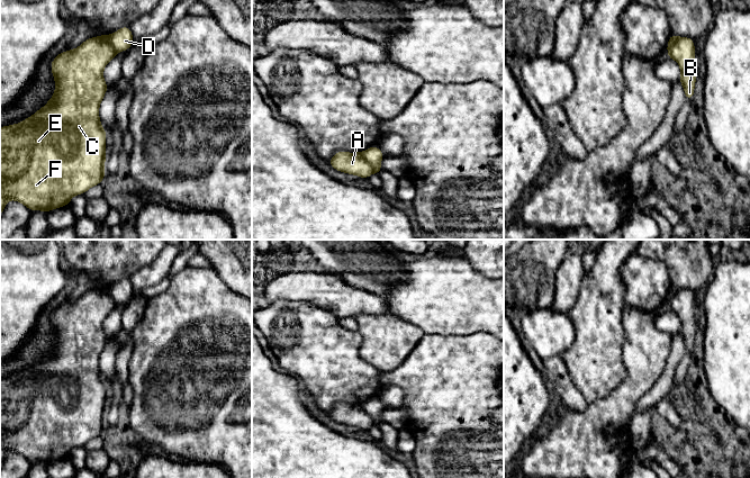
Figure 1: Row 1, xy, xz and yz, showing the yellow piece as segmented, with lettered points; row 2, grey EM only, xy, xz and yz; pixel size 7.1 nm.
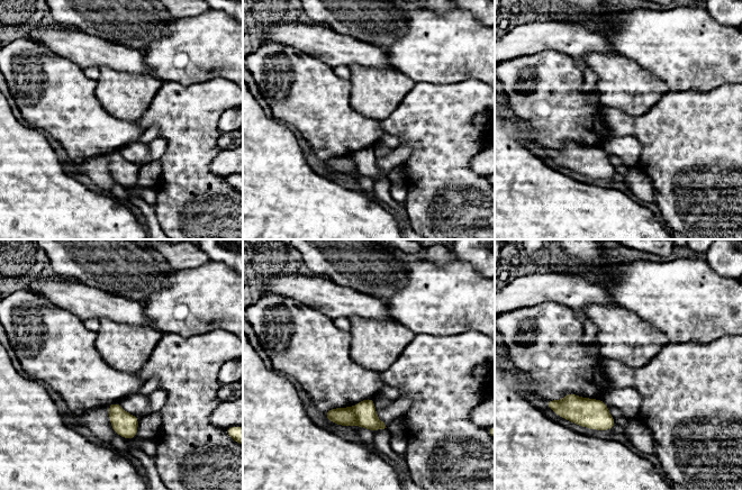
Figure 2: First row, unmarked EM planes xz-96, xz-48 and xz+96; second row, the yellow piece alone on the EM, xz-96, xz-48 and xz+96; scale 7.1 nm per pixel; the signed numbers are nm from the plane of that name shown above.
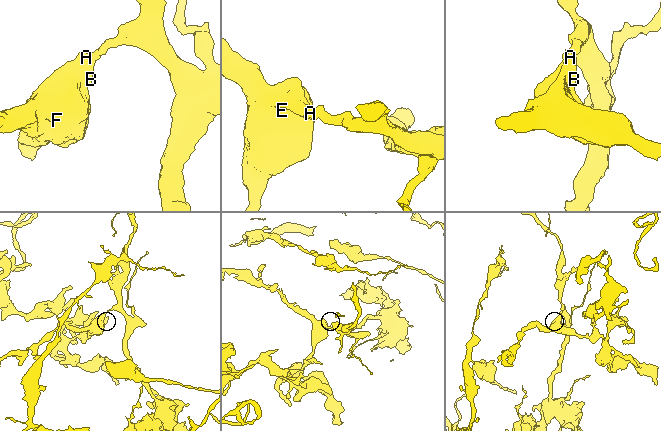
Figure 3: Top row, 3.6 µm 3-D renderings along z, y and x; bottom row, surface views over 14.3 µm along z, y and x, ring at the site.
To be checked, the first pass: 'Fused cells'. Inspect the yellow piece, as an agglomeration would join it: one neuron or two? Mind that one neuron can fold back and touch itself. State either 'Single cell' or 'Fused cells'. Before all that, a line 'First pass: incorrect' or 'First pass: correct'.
First pass: correct
Fused cells

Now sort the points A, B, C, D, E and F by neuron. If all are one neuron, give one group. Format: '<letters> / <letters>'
A B C E F / D

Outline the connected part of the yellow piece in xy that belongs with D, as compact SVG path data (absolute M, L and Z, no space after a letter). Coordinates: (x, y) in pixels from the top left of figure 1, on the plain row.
M123 278L109 287L109 292L117 305L129 301L133 298L133 285L129 278Z

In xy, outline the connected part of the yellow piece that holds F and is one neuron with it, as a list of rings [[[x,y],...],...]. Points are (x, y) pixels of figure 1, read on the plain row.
[[[107,286],[60,305],[49,318],[55,332],[52,350],[21,375],[0,379],[0,469],[8,452],[47,466],[102,435],[108,387],[100,375],[99,360],[108,342],[103,321],[116,307]]]

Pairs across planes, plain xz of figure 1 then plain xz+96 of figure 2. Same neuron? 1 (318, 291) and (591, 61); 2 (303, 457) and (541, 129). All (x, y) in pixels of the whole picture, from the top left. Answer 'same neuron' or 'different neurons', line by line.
1: different neurons
2: different neurons

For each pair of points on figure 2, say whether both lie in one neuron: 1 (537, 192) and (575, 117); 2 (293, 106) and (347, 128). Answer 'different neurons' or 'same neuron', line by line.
1: different neurons
2: same neuron

